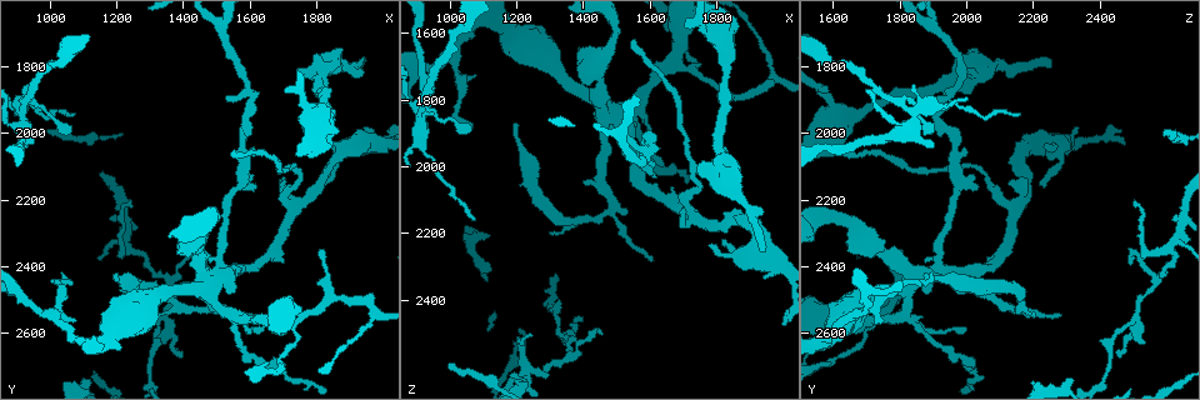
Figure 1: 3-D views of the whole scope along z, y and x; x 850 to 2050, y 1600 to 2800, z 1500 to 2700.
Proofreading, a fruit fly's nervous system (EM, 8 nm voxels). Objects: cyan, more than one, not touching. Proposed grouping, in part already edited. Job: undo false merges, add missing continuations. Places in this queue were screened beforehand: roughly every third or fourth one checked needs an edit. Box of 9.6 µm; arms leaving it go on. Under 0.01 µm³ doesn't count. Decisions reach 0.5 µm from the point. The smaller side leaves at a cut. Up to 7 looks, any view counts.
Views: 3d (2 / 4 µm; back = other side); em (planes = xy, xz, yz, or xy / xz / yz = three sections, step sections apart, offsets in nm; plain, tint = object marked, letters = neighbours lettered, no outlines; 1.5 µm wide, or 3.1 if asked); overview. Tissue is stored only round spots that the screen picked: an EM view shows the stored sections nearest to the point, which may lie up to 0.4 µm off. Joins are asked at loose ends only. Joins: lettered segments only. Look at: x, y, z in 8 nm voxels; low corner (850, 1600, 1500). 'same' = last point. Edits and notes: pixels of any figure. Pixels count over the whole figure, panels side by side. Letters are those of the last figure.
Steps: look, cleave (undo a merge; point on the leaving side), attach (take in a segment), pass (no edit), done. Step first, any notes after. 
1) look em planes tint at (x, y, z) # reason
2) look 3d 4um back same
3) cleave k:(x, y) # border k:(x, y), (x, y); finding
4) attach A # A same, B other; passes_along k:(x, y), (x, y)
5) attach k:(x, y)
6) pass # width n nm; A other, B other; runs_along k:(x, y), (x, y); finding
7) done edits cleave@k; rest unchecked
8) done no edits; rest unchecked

look 3d 2um at (1940, 1780, 2250) # an open end

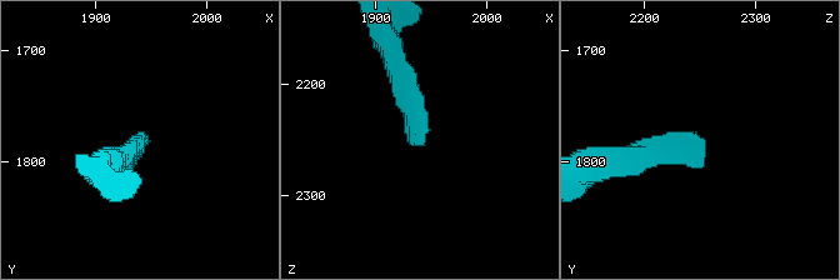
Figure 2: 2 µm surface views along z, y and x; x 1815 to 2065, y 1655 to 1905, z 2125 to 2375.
look em planes letters at (1936, 1782, 2252) # shape alone is not enough

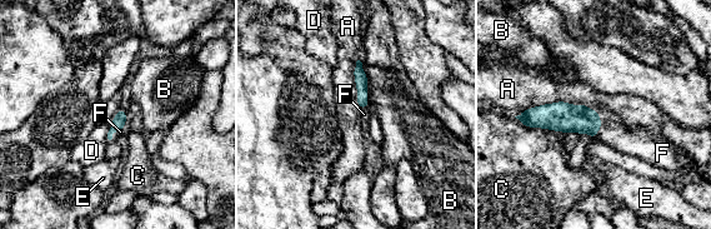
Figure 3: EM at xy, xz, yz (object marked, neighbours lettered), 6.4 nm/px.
attach F # longest_contact C 360 nm; A other, B other, C other, D other, E other, F same; passes_along 3:(562, 117), (600, 125), (614, 132); it goes on there

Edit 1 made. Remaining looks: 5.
look em yz step 4 letters at (1810, 2360, 1800) # tapers out

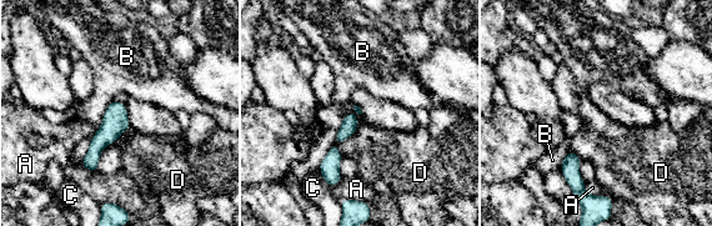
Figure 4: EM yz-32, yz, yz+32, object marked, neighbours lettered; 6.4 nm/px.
pass # width 100 nm; A other, B other, C other, D other; no lettered segment goes on from it

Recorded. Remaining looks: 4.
look em yz step 4 letters at (1240, 2210, 2510) # tapers out

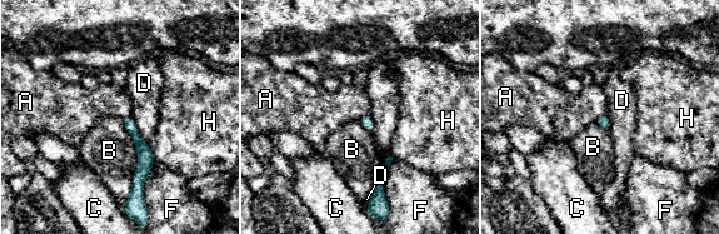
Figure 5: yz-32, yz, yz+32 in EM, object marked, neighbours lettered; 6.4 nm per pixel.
pass # width 80 nm; A other, B other, C other, D other, F other, H other; runs_along 5:(128, 119), (143, 149), (136, 185); no lettered segment goes on from it

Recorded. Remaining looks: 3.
done edits attach@3; rest unchecked

